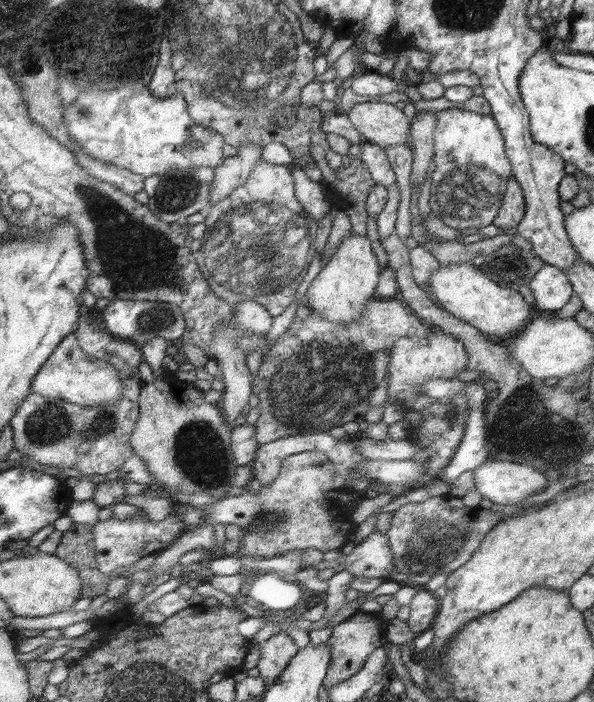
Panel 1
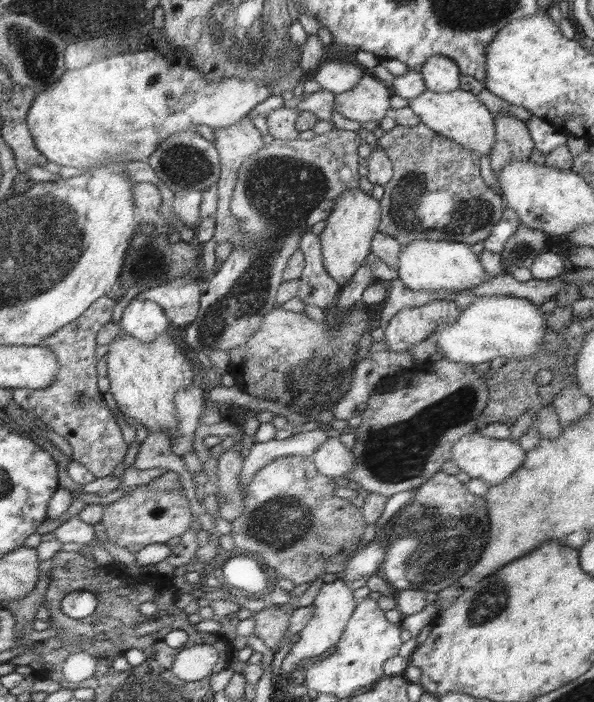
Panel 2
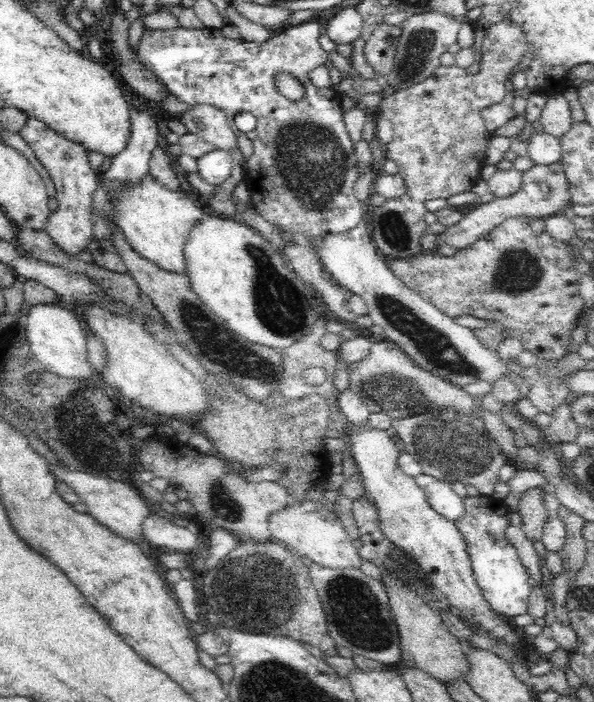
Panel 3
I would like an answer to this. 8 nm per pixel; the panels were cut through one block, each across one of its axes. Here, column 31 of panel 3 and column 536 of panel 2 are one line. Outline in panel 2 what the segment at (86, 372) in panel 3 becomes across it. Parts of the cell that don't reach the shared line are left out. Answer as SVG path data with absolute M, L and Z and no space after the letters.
M492 295L480 297L468 307L460 309L458 317L452 323L438 323L430 342L436 344L444 359L463 363L464 366L474 366L498 356L504 356L506 360L523 356L535 357L536 352L542 350L548 326L546 313L528 299L512 295Z

